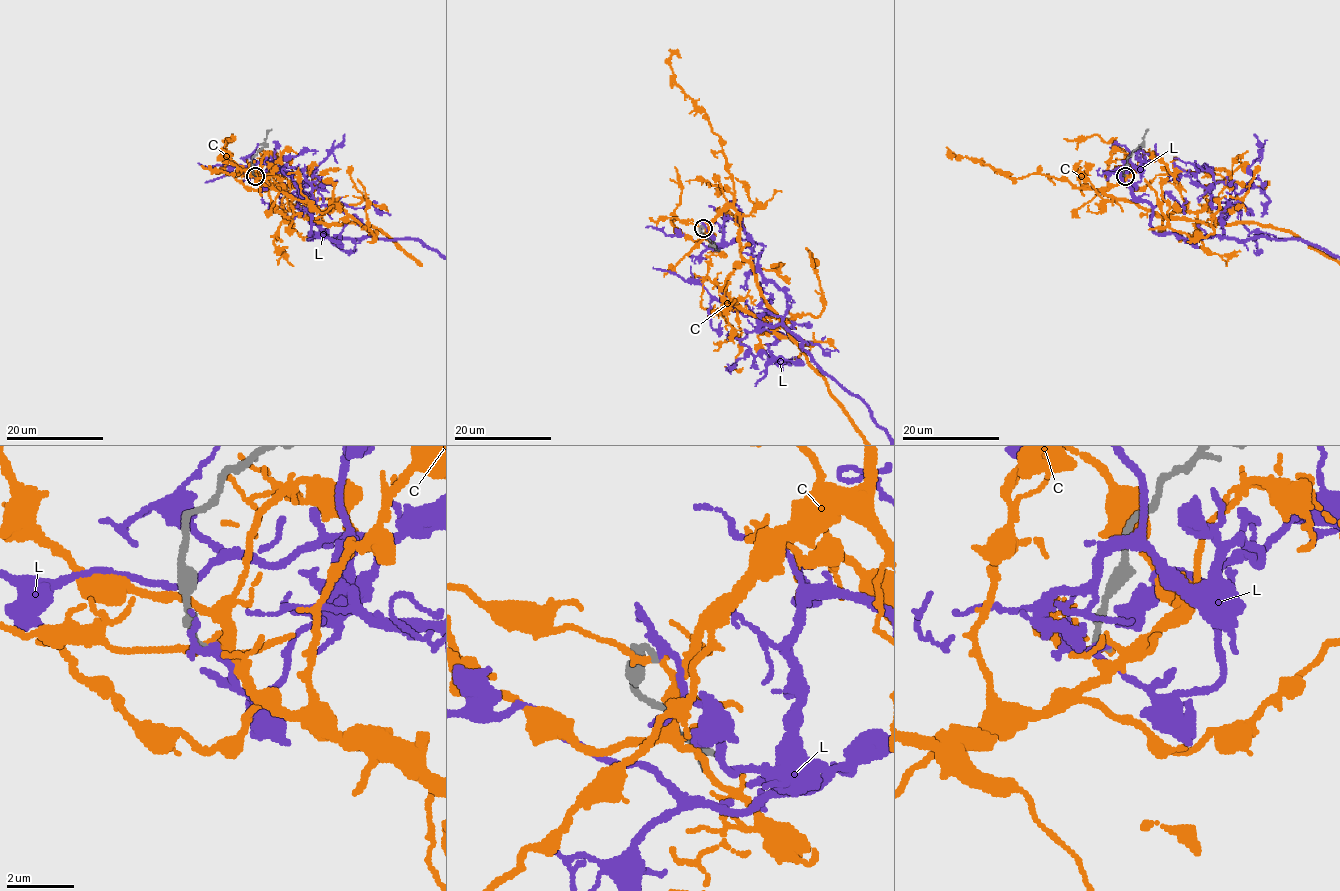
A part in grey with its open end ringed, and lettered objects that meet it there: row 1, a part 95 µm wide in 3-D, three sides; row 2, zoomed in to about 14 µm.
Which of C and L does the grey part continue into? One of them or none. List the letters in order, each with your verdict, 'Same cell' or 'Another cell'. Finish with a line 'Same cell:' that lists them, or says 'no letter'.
C: Another cell
L: Another cell
Same cell: no letter

